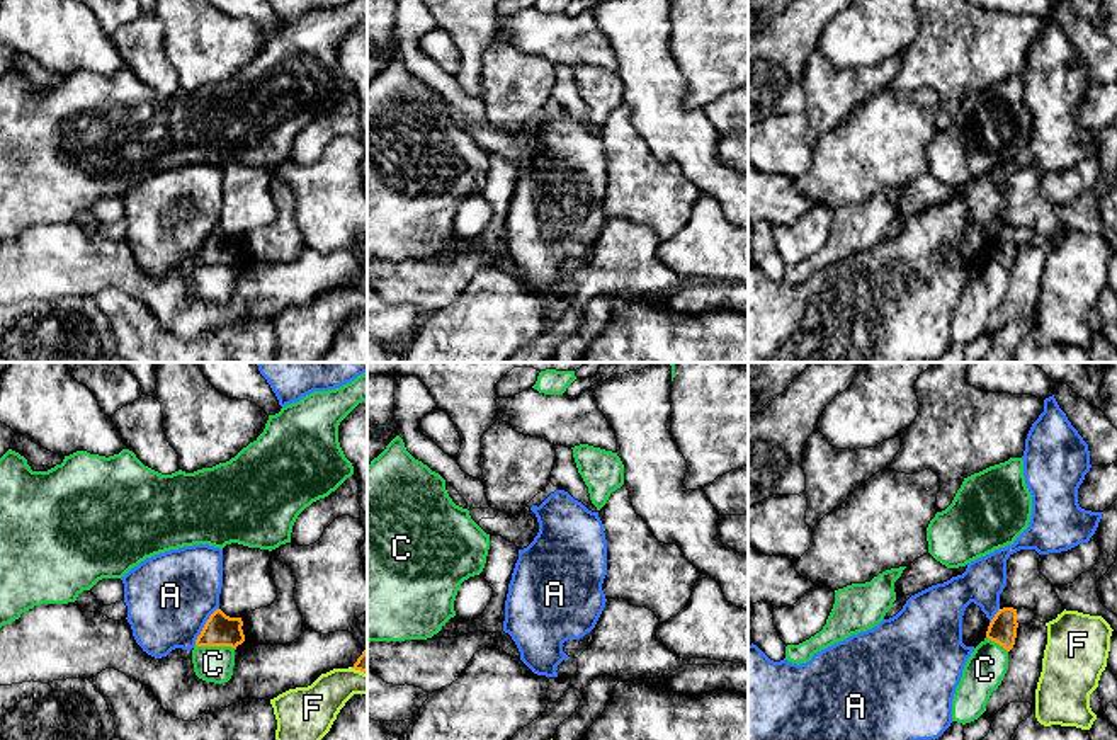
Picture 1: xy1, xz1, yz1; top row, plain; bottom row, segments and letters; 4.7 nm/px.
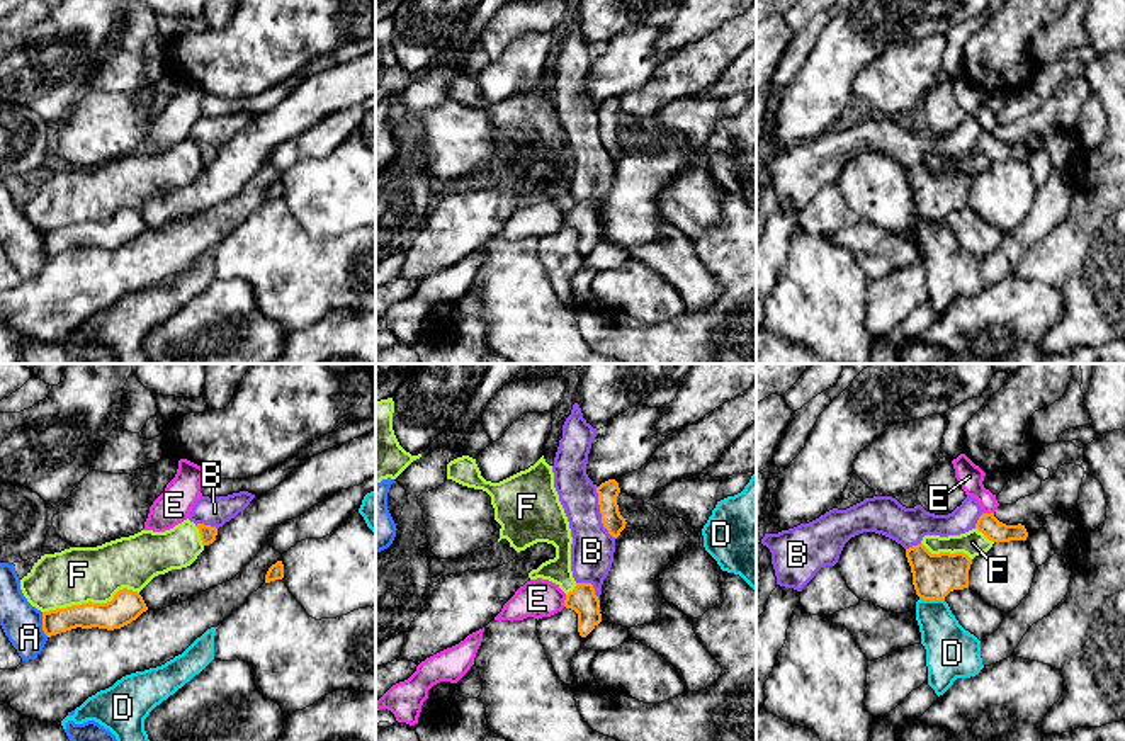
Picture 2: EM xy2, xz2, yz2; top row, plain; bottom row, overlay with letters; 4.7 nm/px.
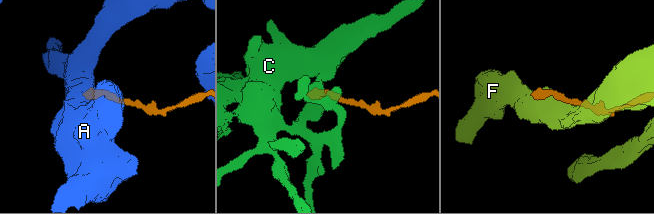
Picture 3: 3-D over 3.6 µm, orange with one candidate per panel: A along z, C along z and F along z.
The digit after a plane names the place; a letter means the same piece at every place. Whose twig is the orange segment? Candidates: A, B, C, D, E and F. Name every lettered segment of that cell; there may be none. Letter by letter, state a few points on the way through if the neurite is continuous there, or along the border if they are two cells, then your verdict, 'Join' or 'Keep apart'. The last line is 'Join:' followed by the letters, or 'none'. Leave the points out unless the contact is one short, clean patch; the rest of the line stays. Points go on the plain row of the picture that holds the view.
A: Keep apart
B: Keep apart
C: Boundary: xy1 (196, 264), (230, 264), (235, 267). Keep apart
D: Keep apart
E: Boundary: xz2 (566, 214), (563, 225). Keep apart
F: Keep apart
Join: none

